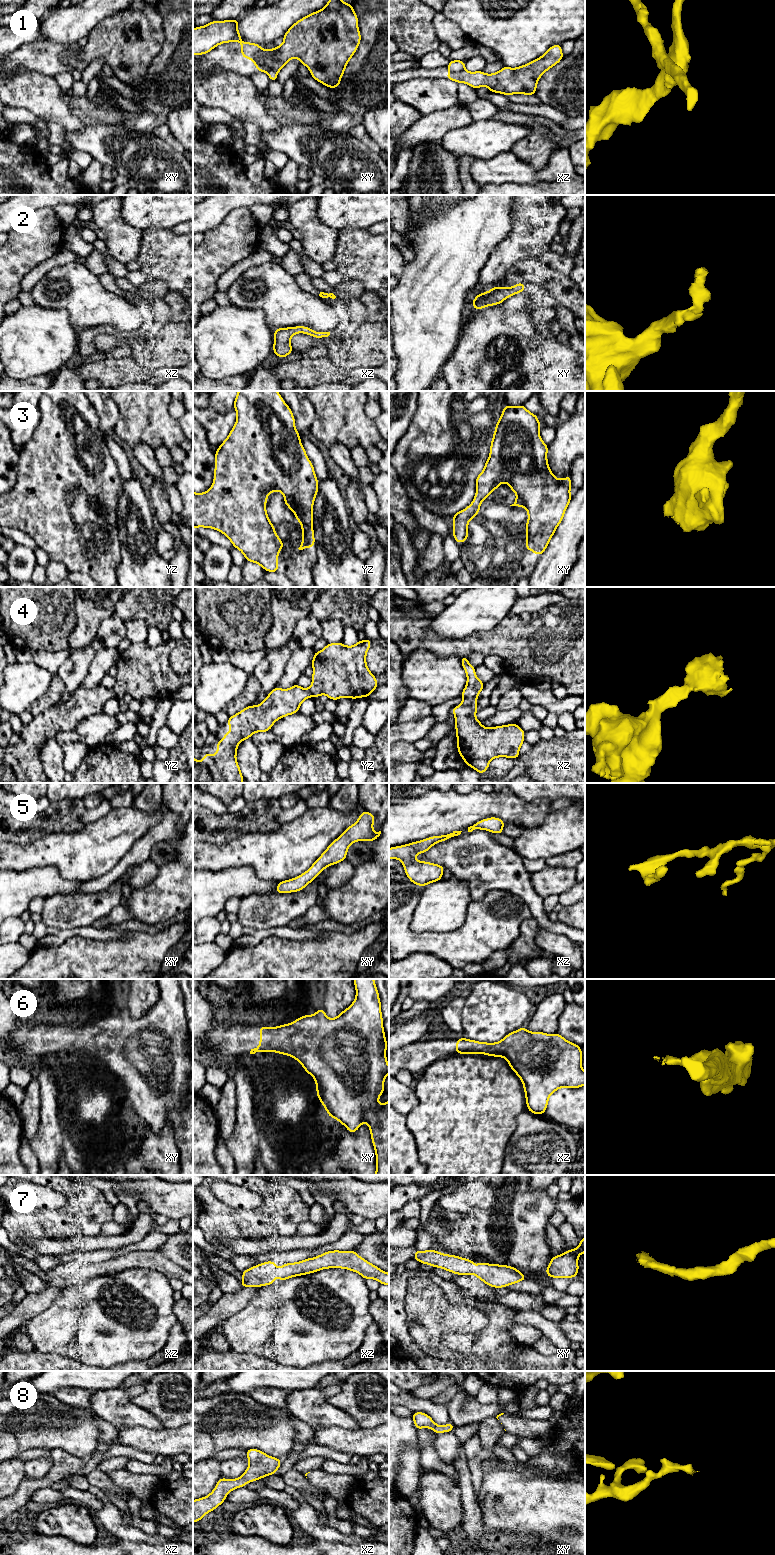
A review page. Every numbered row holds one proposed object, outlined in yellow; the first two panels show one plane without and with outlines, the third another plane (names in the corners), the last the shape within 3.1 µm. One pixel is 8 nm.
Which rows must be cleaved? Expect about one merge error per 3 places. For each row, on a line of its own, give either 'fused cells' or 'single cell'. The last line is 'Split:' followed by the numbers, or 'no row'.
1: fused cells
2: single cell
3: single cell
4: single cell
5: single cell
6: single cell
7: single cell
8: single cell
Split: 1

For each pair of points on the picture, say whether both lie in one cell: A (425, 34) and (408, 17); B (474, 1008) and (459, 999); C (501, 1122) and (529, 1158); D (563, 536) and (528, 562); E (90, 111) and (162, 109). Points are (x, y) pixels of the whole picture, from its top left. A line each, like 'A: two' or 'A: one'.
A: one
B: two
C: two
D: two
E: one

